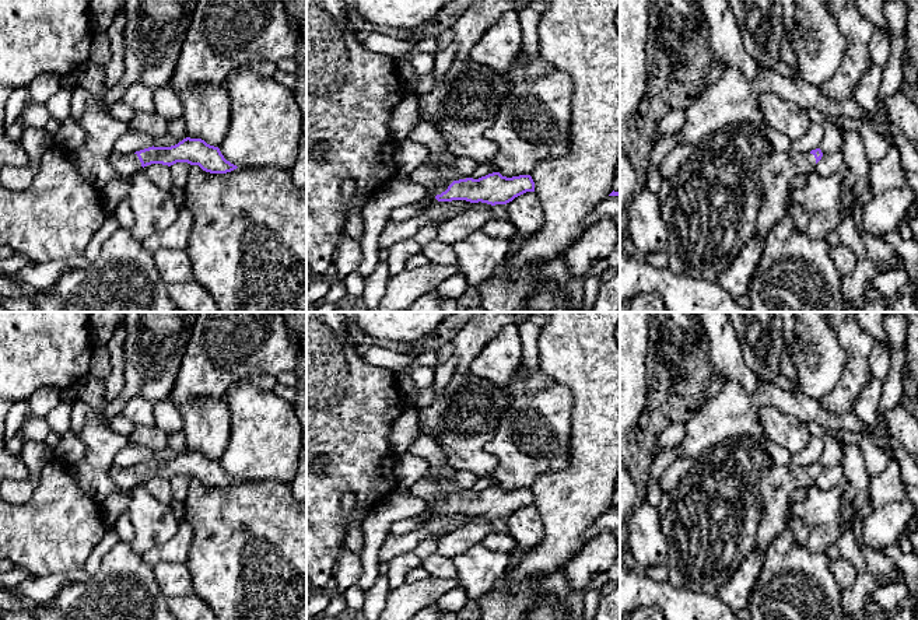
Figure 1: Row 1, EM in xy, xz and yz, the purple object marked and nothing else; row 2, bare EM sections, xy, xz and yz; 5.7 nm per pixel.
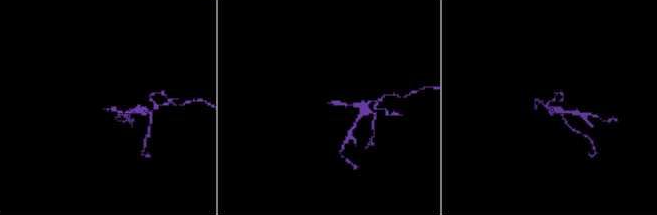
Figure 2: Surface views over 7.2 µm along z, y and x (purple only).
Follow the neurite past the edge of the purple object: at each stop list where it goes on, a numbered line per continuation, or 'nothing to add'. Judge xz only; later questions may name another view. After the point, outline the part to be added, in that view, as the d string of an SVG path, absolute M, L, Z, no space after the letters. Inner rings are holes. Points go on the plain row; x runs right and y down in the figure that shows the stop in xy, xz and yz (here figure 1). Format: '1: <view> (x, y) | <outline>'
1: xz (438, 484) | M420 434L409 452L428 463L428 473L410 491L435 508L441 508L453 494L459 494L455 484L456 470L448 466L446 456L434 438Z

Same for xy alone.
1: xy (125, 477) | M112 465L109 469L109 477L119 491L132 491L141 484L141 476L134 466L118 466Z

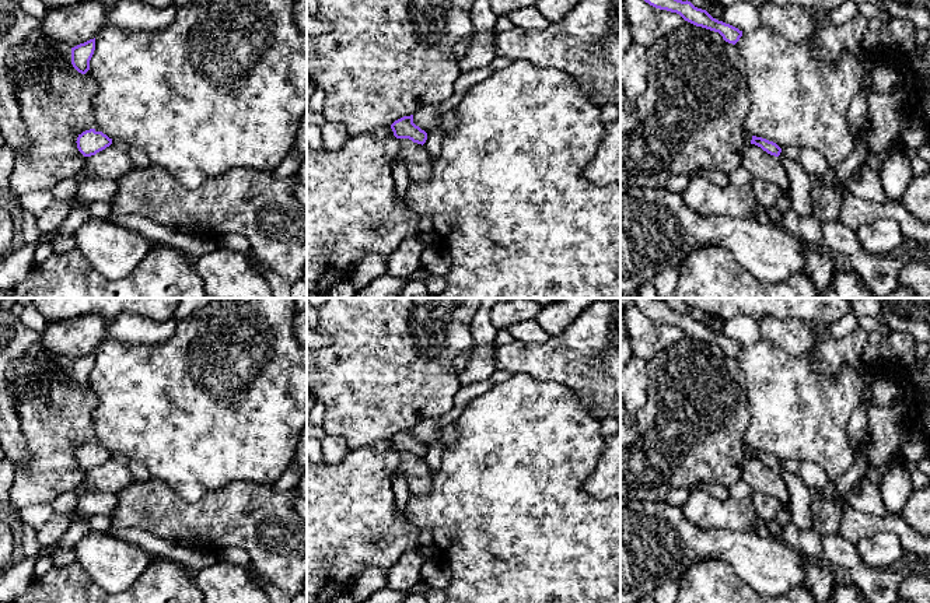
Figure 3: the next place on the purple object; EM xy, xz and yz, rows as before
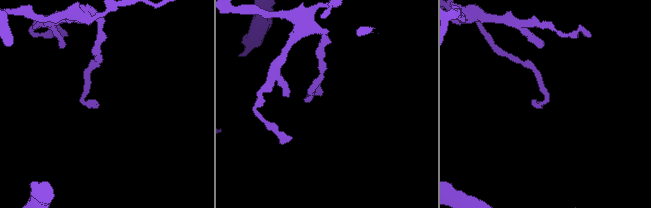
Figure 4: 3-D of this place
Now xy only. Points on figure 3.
nothing to add

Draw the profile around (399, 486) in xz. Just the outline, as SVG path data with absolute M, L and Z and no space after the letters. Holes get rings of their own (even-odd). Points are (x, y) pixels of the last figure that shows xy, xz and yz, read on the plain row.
M396 477L392 481L392 490L395 492L398 512L405 516L406 504L410 495L406 478Z

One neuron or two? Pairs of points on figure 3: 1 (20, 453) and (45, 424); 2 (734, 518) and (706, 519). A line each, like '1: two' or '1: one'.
1: two
2: one

